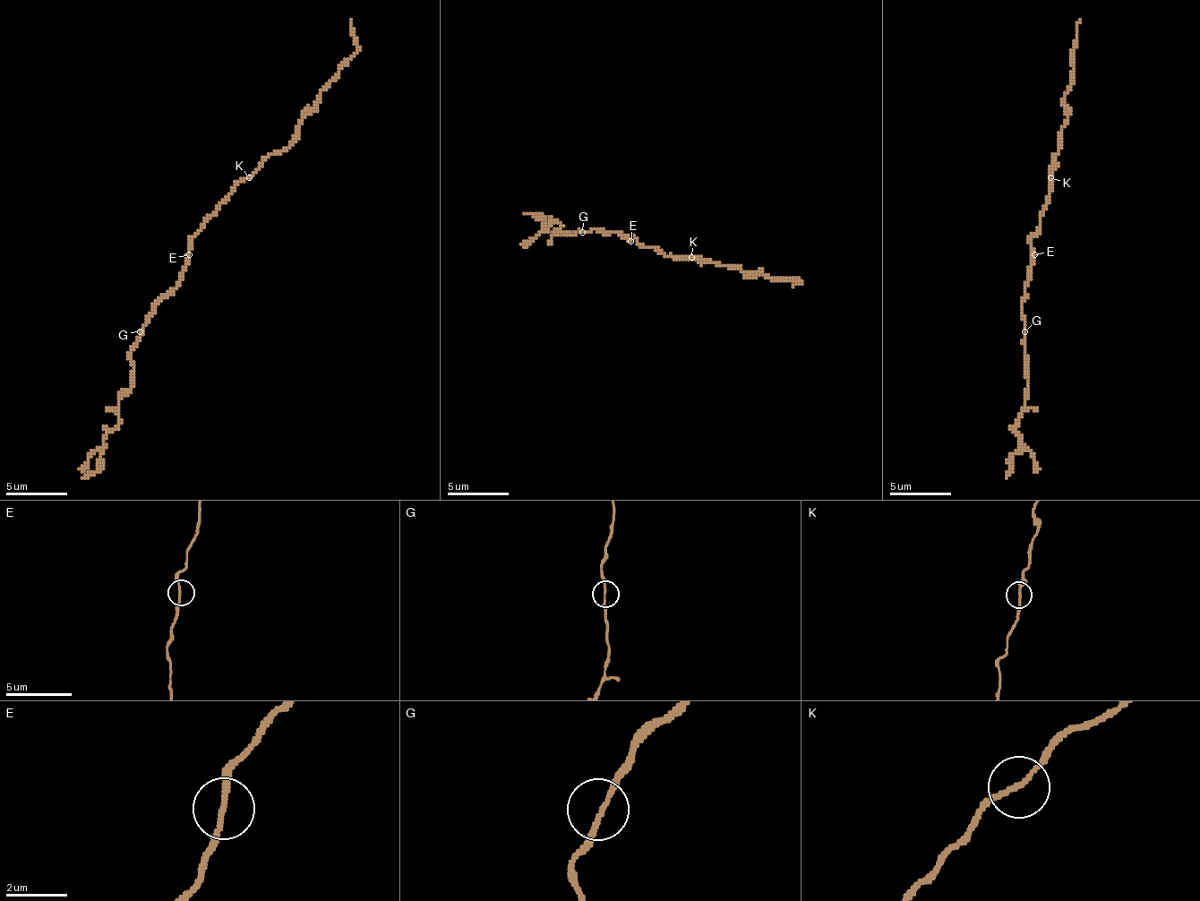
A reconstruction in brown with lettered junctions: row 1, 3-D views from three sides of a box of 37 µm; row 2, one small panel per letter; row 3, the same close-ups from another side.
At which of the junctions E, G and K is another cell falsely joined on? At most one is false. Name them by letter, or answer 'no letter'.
no letter

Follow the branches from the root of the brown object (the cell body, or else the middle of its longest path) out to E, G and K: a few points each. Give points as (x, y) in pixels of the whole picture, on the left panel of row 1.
E: (192, 236), (189, 254)
G: (192, 236), (192, 249), (183, 279), (155, 307), (155, 313), (140, 331)
K: (192, 236), (232, 191), (241, 182), (250, 178)

